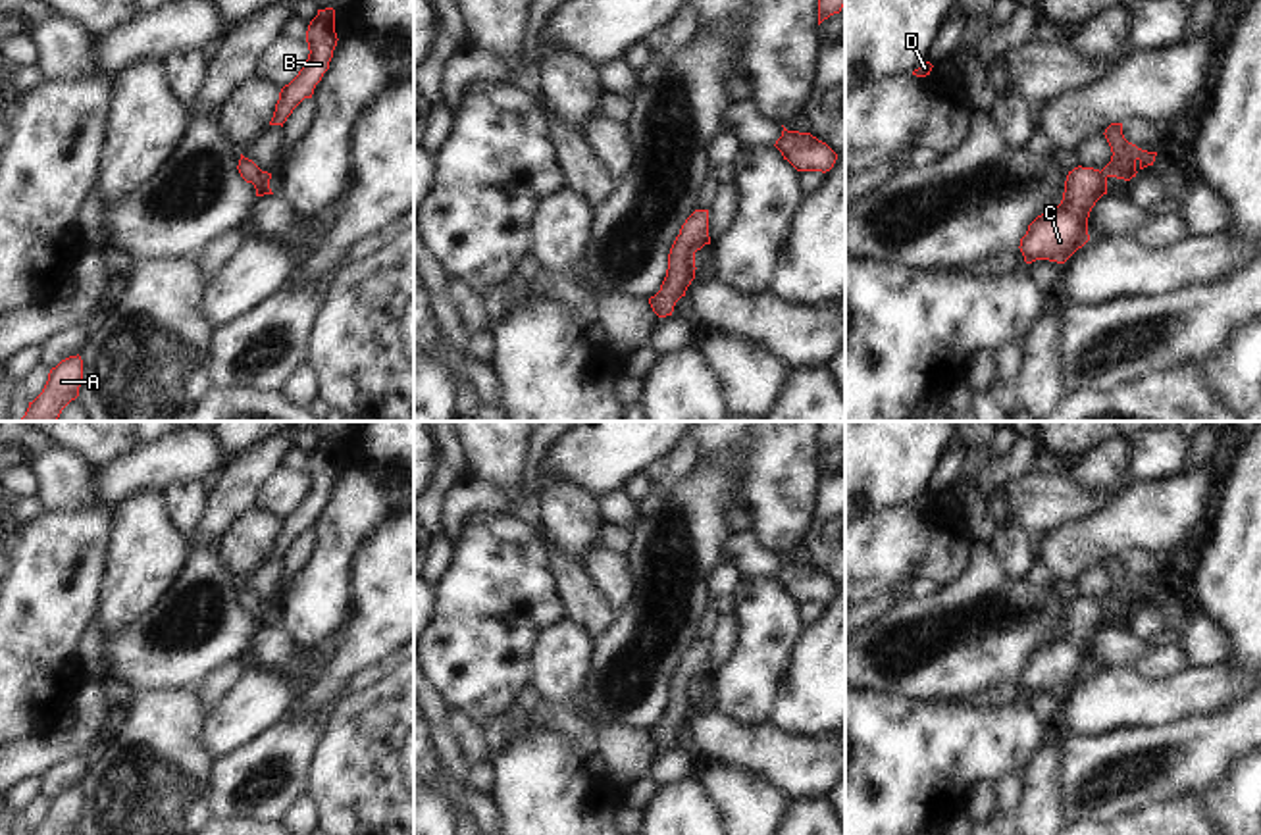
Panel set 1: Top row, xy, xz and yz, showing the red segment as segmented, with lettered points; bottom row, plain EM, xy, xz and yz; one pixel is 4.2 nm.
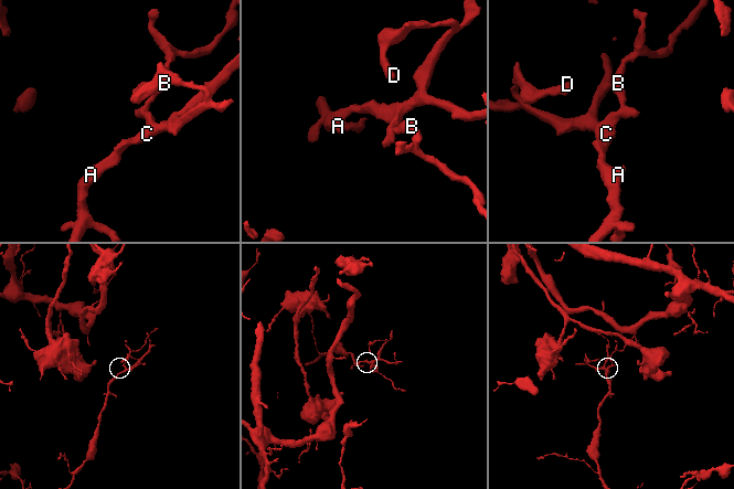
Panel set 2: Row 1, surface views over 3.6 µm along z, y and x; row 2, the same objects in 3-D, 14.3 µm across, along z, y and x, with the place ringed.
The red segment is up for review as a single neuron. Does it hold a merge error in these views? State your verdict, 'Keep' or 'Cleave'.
Keep

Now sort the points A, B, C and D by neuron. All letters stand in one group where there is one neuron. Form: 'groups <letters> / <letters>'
groups A B C D

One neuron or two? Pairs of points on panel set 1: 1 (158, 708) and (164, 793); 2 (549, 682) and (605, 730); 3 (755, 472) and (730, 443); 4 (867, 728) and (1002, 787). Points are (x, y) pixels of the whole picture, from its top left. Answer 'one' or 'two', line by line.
1: one
2: one
3: one
4: two

